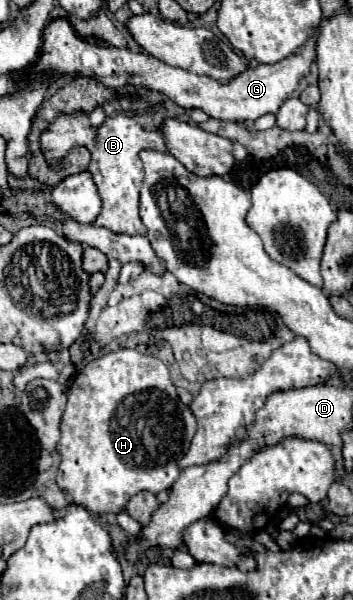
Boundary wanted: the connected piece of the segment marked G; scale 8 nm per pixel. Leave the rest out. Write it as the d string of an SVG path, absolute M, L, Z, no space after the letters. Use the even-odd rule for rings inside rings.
M66 18L52 20L48 28L44 30L44 42L42 42L42 56L38 64L30 70L32 78L40 78L42 74L50 72L54 78L58 74L76 74L76 76L90 76L102 82L110 88L120 88L124 84L136 84L146 86L150 90L158 90L166 94L170 100L180 104L186 110L200 108L210 118L228 120L228 122L244 122L250 124L252 120L260 118L268 112L278 112L282 102L292 94L300 82L310 70L310 64L316 60L316 38L308 40L308 46L296 54L296 58L284 58L284 62L276 64L260 64L256 68L246 68L238 76L230 78L228 82L218 82L210 76L198 76L194 72L188 72L184 68L170 66L162 60L156 60L146 54L130 52L128 48L114 48L114 46L96 46L82 38L78 38Z

